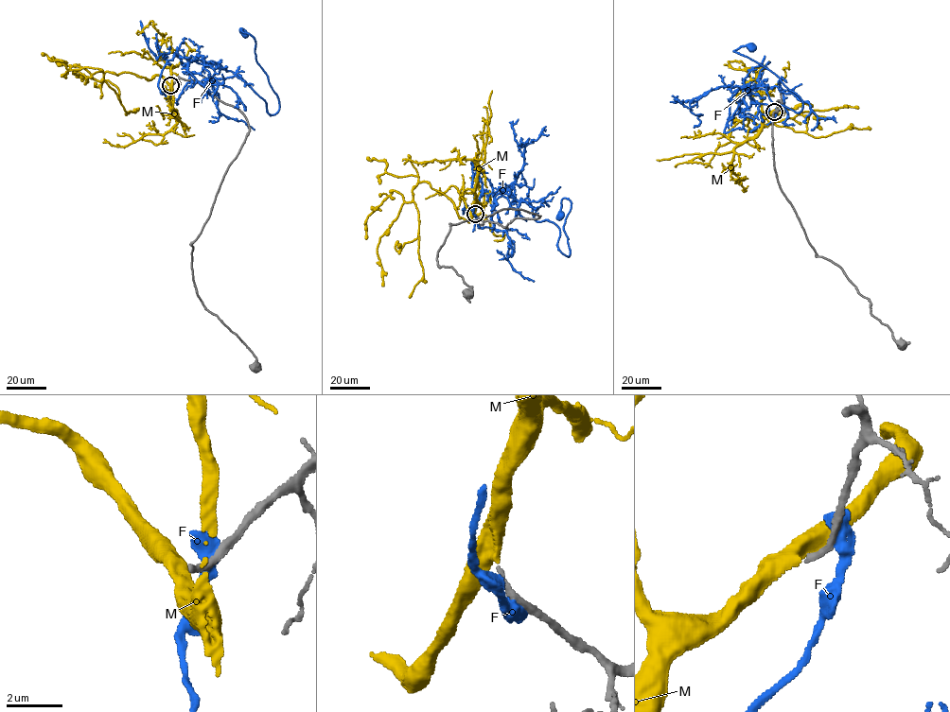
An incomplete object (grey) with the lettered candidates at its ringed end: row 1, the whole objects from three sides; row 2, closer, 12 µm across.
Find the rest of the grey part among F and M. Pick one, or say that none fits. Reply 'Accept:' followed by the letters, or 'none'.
Accept: M

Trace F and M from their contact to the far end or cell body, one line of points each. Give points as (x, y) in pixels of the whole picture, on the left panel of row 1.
F: (172, 84), (167, 98), (158, 81), (174, 55), (211, 61), (273, 115), (277, 95), (242, 32)
M: (170, 85), (158, 76), (150, 79), (106, 71), (101, 81), (115, 93), (125, 112), (135, 112), (125, 113)

